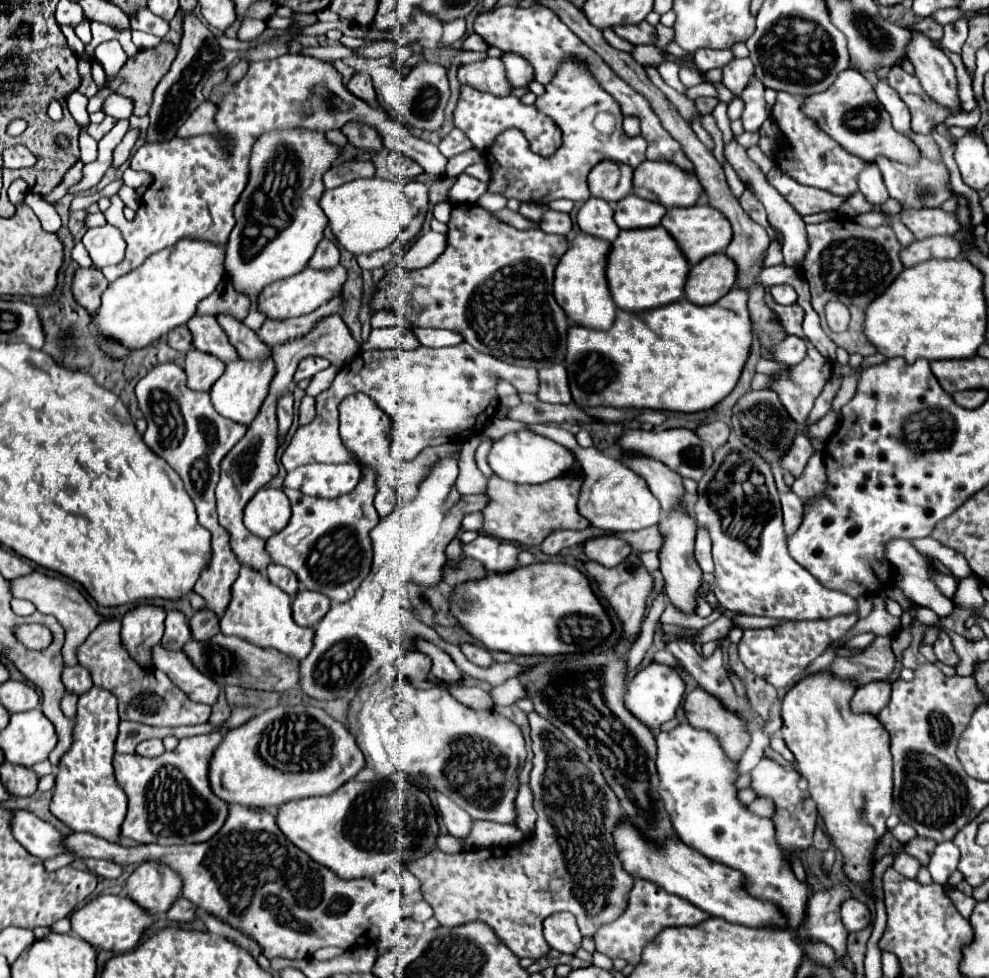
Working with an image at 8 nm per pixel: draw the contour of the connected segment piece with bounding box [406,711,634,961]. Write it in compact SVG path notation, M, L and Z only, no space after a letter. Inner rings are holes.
M528 713L528 719L530 719L530 727L532 727L532 751L534 751L534 769L530 773L530 789L532 789L532 795L534 795L534 809L538 813L538 819L536 819L536 825L534 825L534 835L524 839L522 843L514 845L514 847L490 847L490 849L474 849L474 851L460 851L460 853L454 853L454 855L448 855L440 849L432 849L428 855L420 857L420 859L414 859L414 861L408 861L406 863L406 869L410 873L414 873L420 883L422 883L422 897L424 901L428 901L434 909L434 917L440 925L444 927L458 927L458 925L464 925L464 923L472 923L472 921L482 921L486 925L490 925L496 933L496 937L506 945L510 947L510 951L514 951L516 957L530 957L530 959L540 959L550 951L550 946L546 943L543 935L542 921L556 913L556 911L570 911L572 915L576 915L576 921L578 921L578 927L580 927L580 933L582 935L588 935L592 937L596 933L596 929L604 923L612 923L616 921L628 907L628 895L630 895L630 889L634 885L634 877L628 875L622 867L622 861L618 859L618 851L616 851L616 845L614 845L614 829L618 823L622 823L624 819L624 813L620 809L620 803L618 803L618 797L614 795L614 791L610 789L610 785L606 783L606 779L602 777L600 769L590 761L588 753L574 747L564 735L562 731L558 731L548 719L540 717L538 713Z

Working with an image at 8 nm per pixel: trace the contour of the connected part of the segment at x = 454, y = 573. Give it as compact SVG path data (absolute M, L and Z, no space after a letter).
M454 539L446 547L446 565L442 571L442 581L446 581L450 587L472 581L472 579L482 579L484 575L486 575L484 565L476 559L470 559L470 557L466 559L458 539Z

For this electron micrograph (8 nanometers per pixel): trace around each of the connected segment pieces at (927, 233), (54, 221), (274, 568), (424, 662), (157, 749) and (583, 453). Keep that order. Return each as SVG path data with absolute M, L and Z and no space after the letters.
M926 209L926 211L900 211L902 223L914 233L916 239L926 239L934 235L954 237L960 229L960 221L954 213L946 213L942 209Z
M26 193L26 199L24 199L24 203L36 213L36 217L40 219L40 223L42 223L42 229L44 231L48 231L48 233L56 233L58 229L60 229L60 217L58 217L58 213L56 213L56 209L54 209L54 205L50 205L50 203L46 203L46 201L42 201L36 193Z
M270 563L268 569L266 569L266 575L268 575L268 581L270 581L270 583L278 585L278 587L280 587L282 591L286 591L290 597L294 597L294 595L298 593L298 589L300 589L296 575L294 575L288 567L278 567L278 565Z
M408 651L408 653L402 653L398 659L396 659L396 673L400 677L416 677L416 673L424 673L428 675L430 673L430 657L422 655L420 651Z
M162 739L142 741L142 743L136 747L136 753L138 753L138 755L144 755L144 757L158 757L158 755L162 755L162 753L164 753Z
M530 424L529 430L556 441L578 455L578 463L586 475L578 499L578 511L586 519L590 519L594 527L606 531L640 531L658 523L662 513L660 501L650 493L646 481L638 473L628 469L620 459L612 459L596 447L584 449L578 445L575 436L563 428L548 424Z

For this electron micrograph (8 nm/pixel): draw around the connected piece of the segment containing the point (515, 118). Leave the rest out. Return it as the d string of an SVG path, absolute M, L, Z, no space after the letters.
M462 87L460 91L460 101L458 107L454 111L454 125L458 129L462 129L466 133L466 137L474 143L474 147L490 147L494 143L494 139L510 127L520 129L528 143L532 145L532 151L542 155L542 157L550 157L562 143L562 135L556 127L556 123L548 117L538 113L538 109L534 105L522 105L518 97L494 97L494 95L486 95L480 91L474 91L472 87Z

